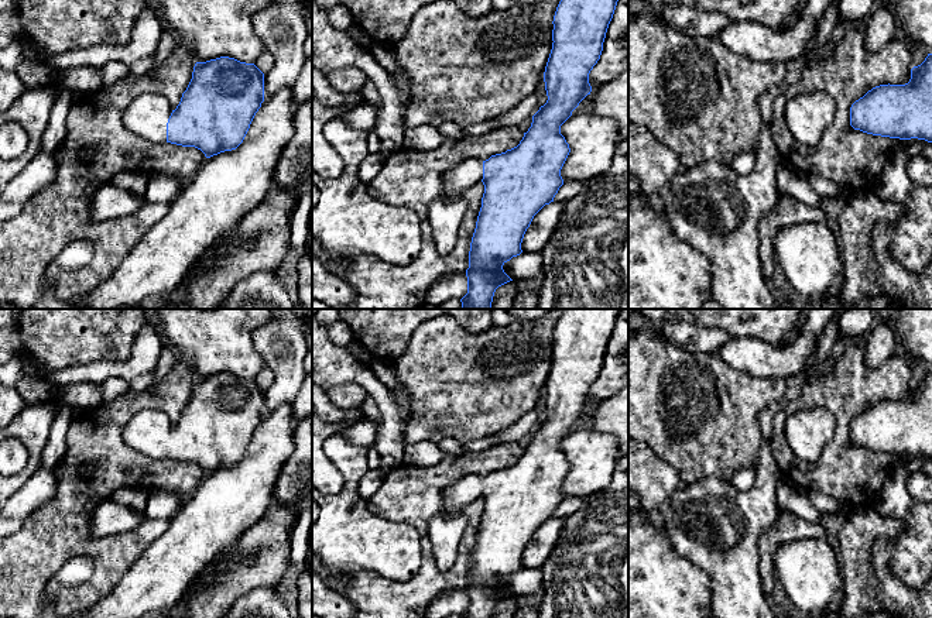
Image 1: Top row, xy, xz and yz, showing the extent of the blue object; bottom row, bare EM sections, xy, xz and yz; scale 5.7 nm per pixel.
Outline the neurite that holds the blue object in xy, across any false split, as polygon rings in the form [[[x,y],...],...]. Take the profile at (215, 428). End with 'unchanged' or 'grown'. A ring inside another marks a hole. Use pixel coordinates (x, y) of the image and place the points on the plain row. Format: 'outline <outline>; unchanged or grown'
outline [[[220,372],[196,378],[175,426],[162,411],[137,412],[123,439],[151,459],[195,463],[206,474],[236,466],[264,418],[264,389],[254,381]]]; grown

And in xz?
outline [[[563,309],[554,332],[552,365],[544,398],[548,416],[532,432],[531,443],[520,460],[486,477],[467,474],[443,490],[443,512],[459,514],[463,507],[482,498],[484,509],[470,559],[467,610],[460,618],[493,618],[498,602],[513,597],[503,581],[522,569],[521,559],[534,532],[554,518],[563,501],[561,485],[570,468],[561,442],[592,408],[589,389],[600,375],[609,340],[623,309]]]; grown

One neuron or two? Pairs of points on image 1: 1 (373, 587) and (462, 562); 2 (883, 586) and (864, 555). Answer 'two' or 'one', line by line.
1: one
2: one

